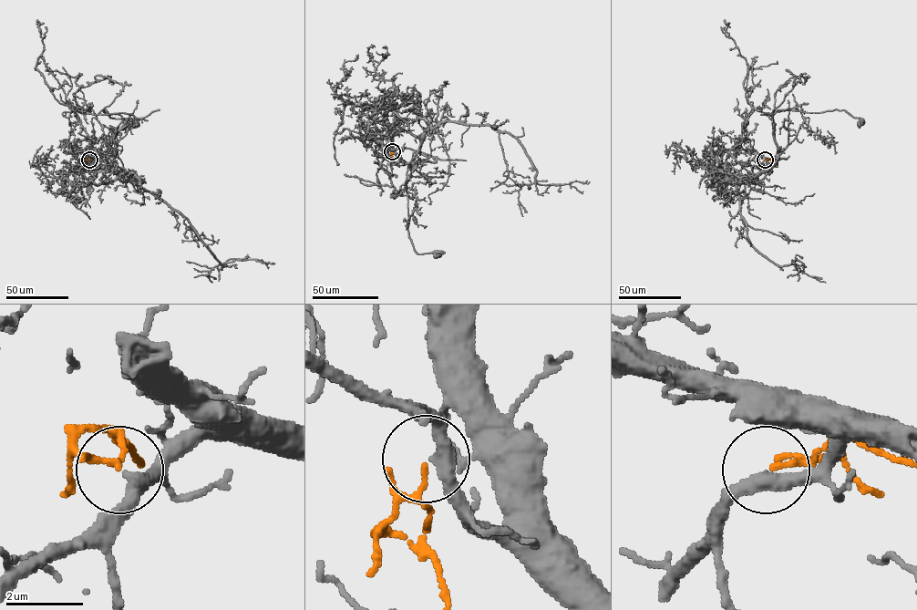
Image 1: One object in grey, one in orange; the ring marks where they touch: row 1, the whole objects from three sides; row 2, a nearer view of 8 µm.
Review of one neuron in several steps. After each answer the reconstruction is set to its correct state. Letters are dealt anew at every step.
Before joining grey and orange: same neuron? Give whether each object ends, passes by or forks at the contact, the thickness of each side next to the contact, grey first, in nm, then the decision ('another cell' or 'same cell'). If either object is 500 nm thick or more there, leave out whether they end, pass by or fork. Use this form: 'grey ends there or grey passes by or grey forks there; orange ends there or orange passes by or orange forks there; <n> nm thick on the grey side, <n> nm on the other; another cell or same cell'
grey passes by; orange passes by; 360 nm thick on the grey side, 90 nm on the other; same cell

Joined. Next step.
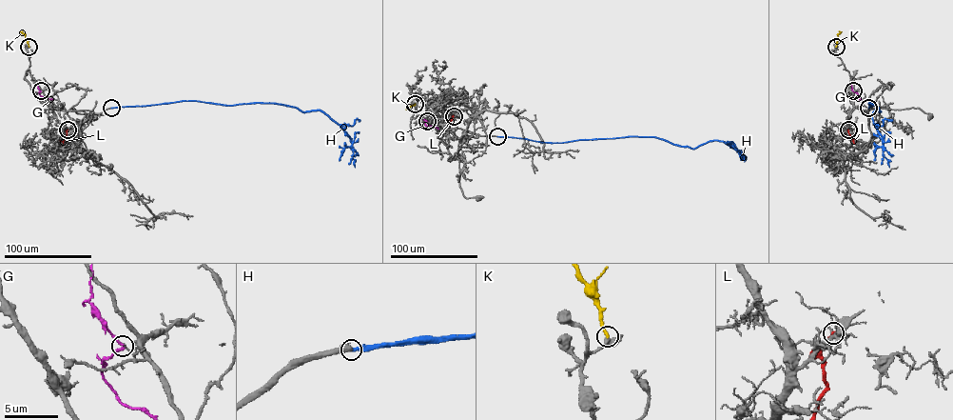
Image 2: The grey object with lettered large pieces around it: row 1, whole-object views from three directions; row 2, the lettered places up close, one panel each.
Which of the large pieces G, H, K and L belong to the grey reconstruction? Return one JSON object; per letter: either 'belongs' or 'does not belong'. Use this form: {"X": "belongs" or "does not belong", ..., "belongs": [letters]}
{"G": "does not belong", "H": "does not belong", "K": "does not belong", "L": "does not belong", "belongs": []}

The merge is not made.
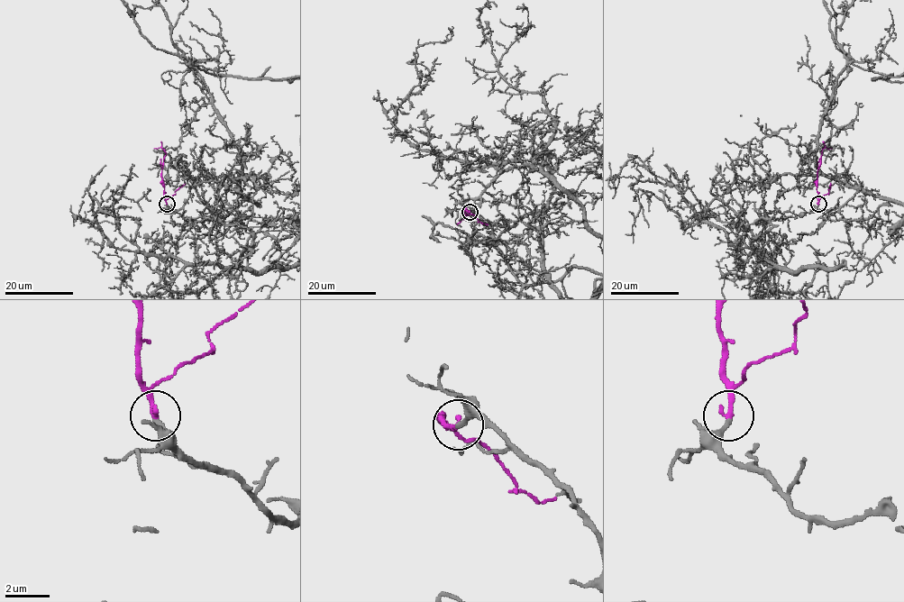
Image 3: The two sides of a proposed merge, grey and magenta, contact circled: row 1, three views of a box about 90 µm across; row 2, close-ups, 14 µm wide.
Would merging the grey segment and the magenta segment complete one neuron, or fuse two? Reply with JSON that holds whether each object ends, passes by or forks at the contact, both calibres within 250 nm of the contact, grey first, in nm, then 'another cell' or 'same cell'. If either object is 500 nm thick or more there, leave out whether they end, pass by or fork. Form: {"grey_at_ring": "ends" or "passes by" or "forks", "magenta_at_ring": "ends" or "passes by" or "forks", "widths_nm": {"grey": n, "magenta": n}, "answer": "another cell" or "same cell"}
{"grey_at_ring": "ends", "magenta_at_ring": "ends", "widths_nm": {"grey": 240, "magenta": 280}, "answer": "same cell"}

